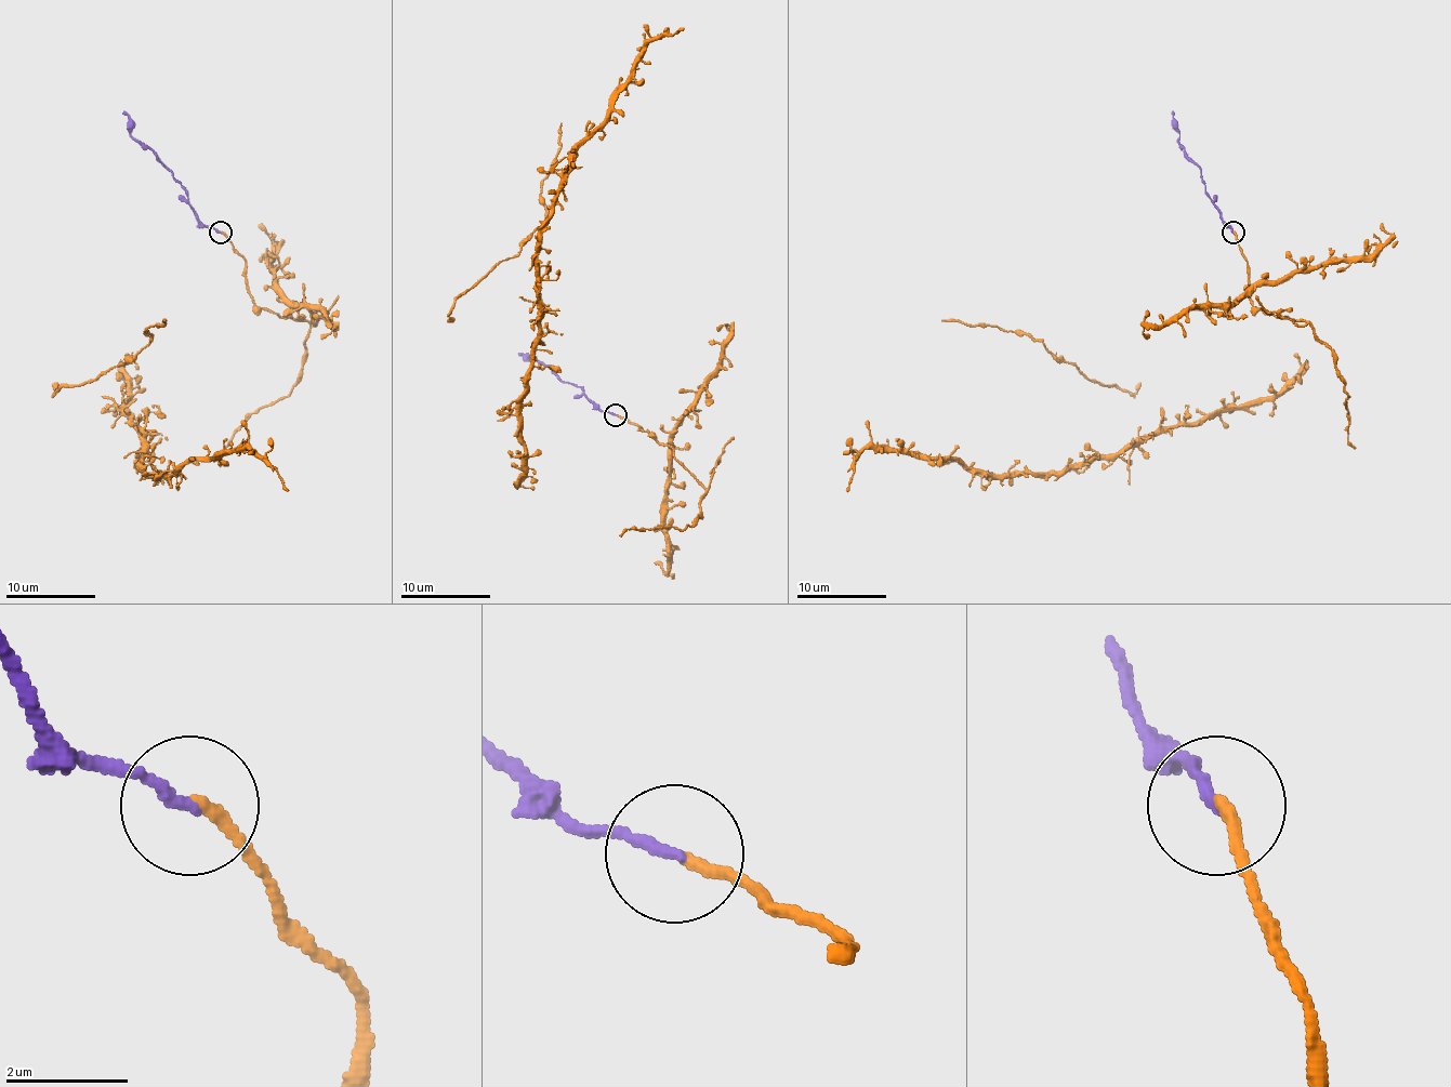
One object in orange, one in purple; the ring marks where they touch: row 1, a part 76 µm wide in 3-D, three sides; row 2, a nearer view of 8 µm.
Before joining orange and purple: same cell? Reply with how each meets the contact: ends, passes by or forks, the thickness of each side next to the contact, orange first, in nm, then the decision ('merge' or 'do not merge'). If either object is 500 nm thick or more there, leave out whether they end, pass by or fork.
orange ends there; purple ends there; 200 nm thick on the orange side, 190 nm on the other; merge

